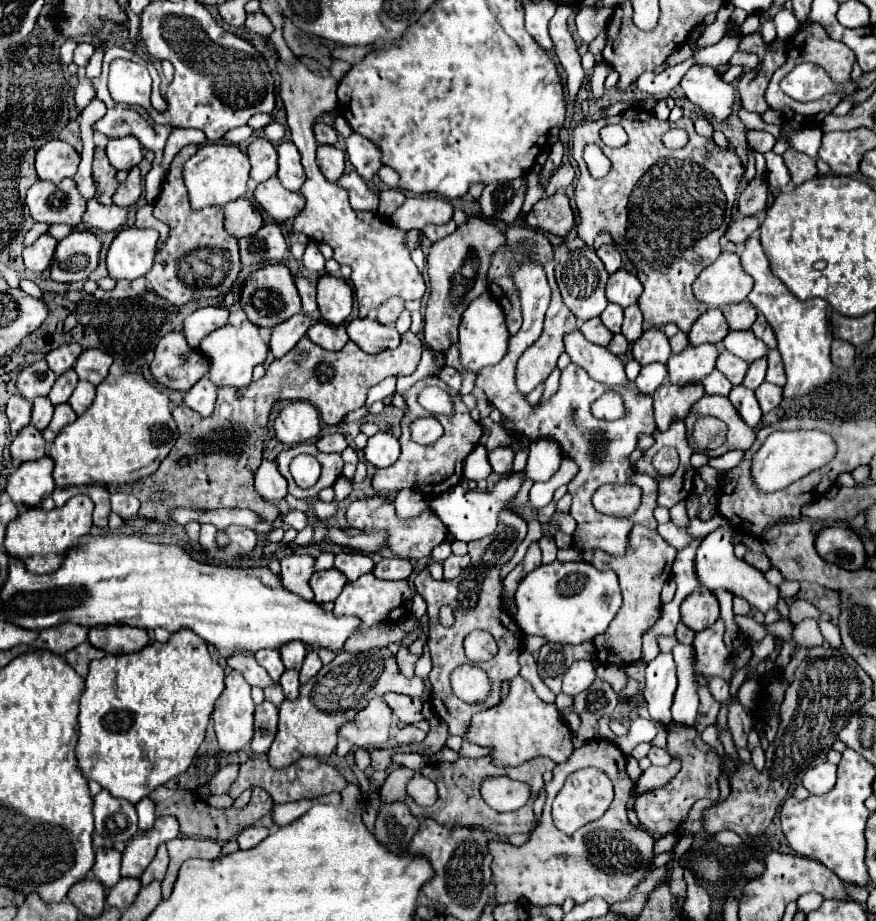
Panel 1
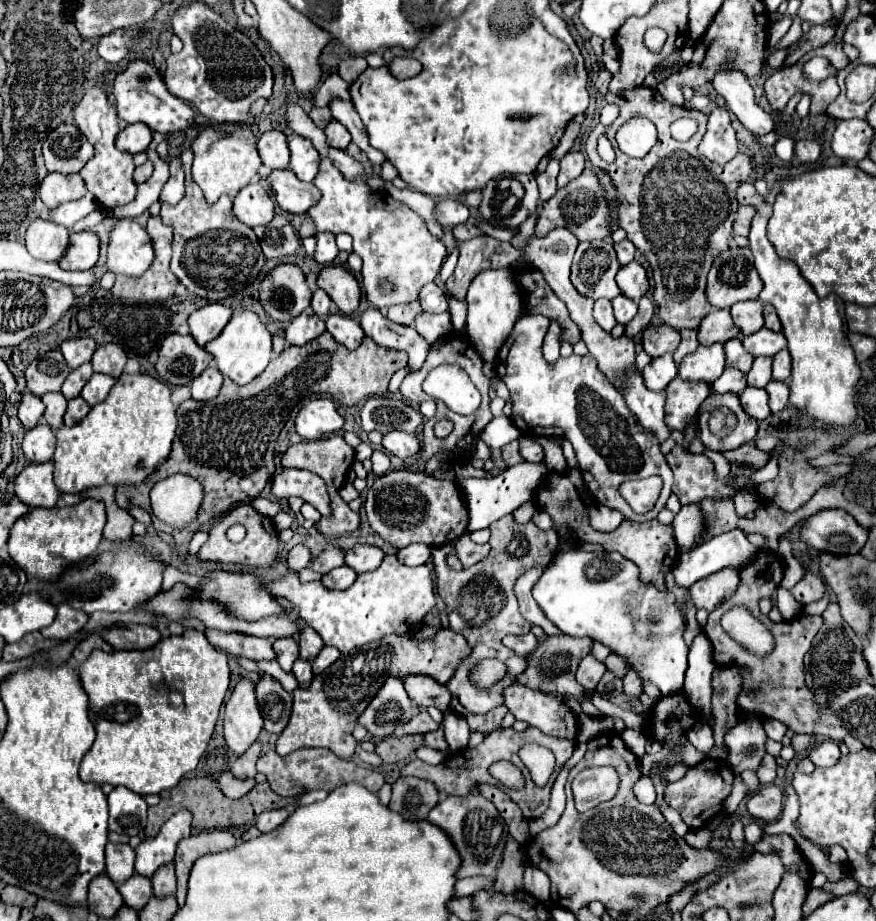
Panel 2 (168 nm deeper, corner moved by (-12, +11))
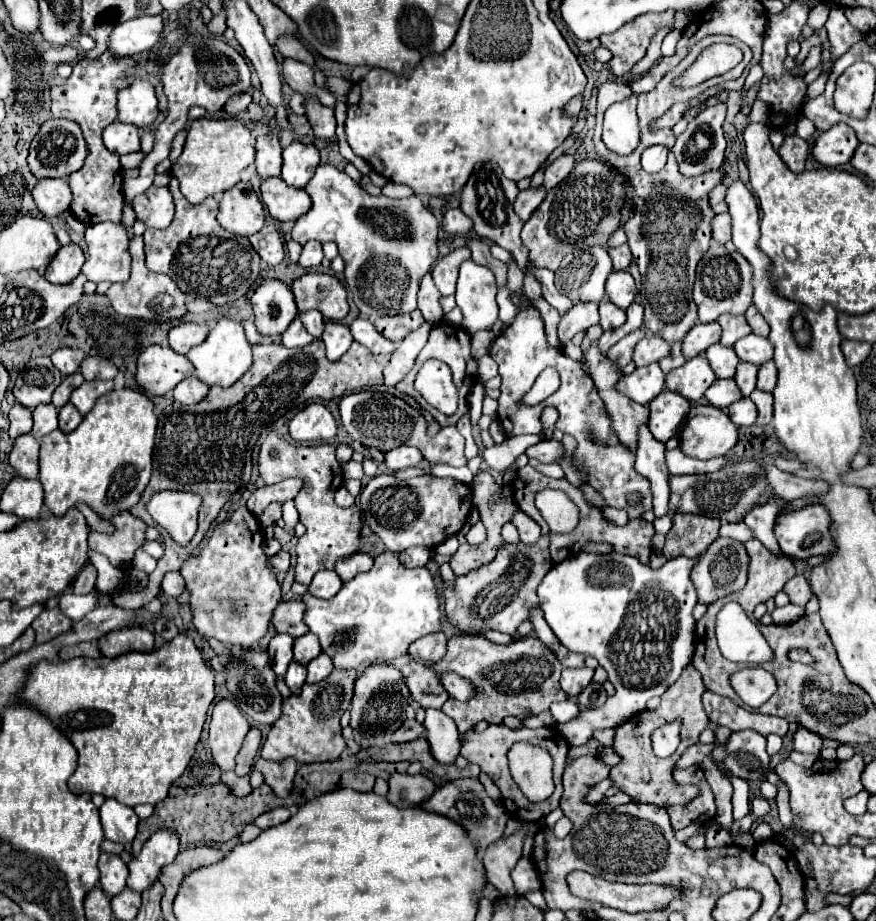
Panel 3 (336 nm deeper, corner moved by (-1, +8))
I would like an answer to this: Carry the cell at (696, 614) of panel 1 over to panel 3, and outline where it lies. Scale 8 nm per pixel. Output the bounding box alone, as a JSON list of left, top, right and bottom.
[692,537,748,605]

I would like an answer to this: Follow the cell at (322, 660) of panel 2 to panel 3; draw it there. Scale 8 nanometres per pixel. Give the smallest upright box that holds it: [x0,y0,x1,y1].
[306,653,334,683]

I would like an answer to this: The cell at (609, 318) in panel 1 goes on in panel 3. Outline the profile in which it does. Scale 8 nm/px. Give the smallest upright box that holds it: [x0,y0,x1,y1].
[600,299,626,331]

